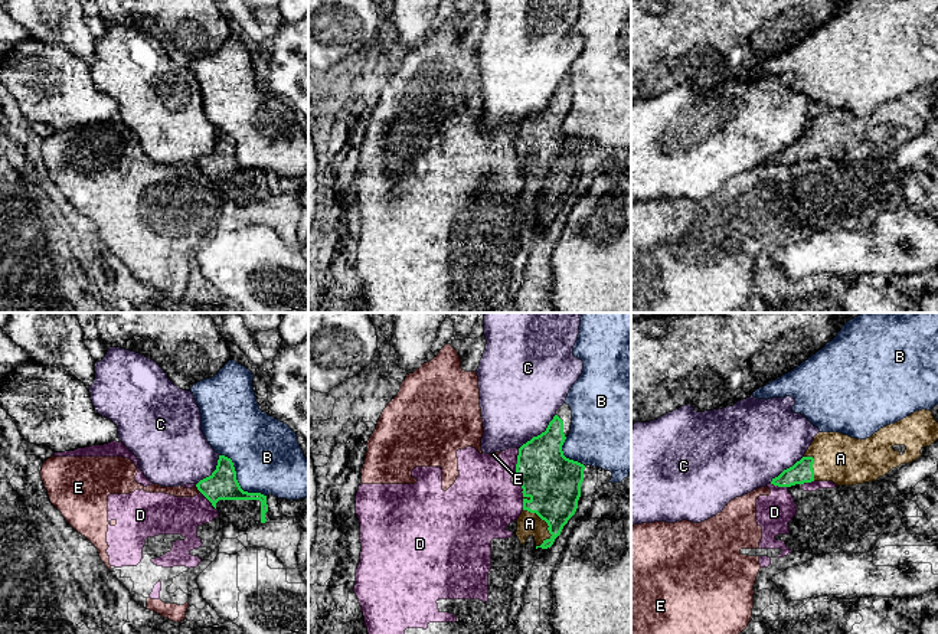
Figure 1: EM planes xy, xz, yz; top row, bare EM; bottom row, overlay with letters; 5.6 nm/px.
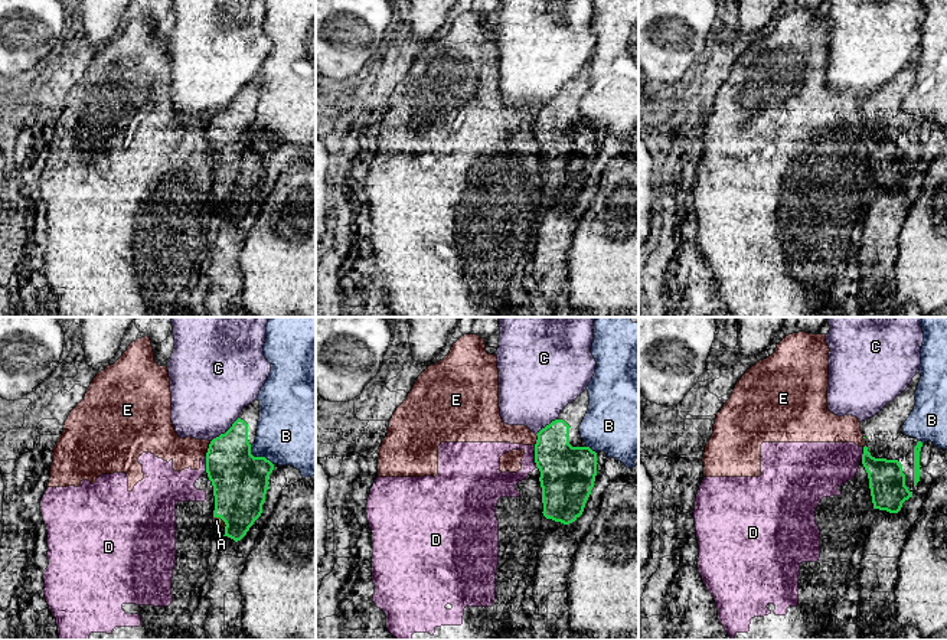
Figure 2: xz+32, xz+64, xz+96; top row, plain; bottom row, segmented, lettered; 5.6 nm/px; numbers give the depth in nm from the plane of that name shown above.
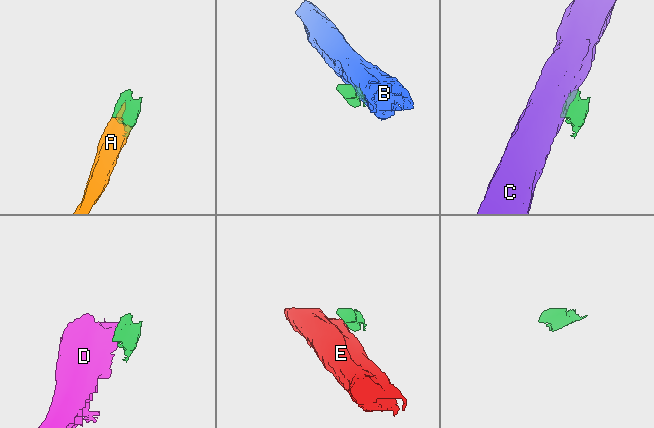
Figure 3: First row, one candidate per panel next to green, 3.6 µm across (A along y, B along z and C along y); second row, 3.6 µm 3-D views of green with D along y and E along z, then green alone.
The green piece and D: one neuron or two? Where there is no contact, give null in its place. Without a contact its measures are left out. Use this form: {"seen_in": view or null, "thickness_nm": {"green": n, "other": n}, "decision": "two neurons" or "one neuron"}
{"seen_in": "xz", "thickness_nm": {"green": 320, "other": 320}, "decision": "two neurons"}

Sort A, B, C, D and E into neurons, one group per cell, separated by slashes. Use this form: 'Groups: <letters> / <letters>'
Groups: A / B / C / D E

